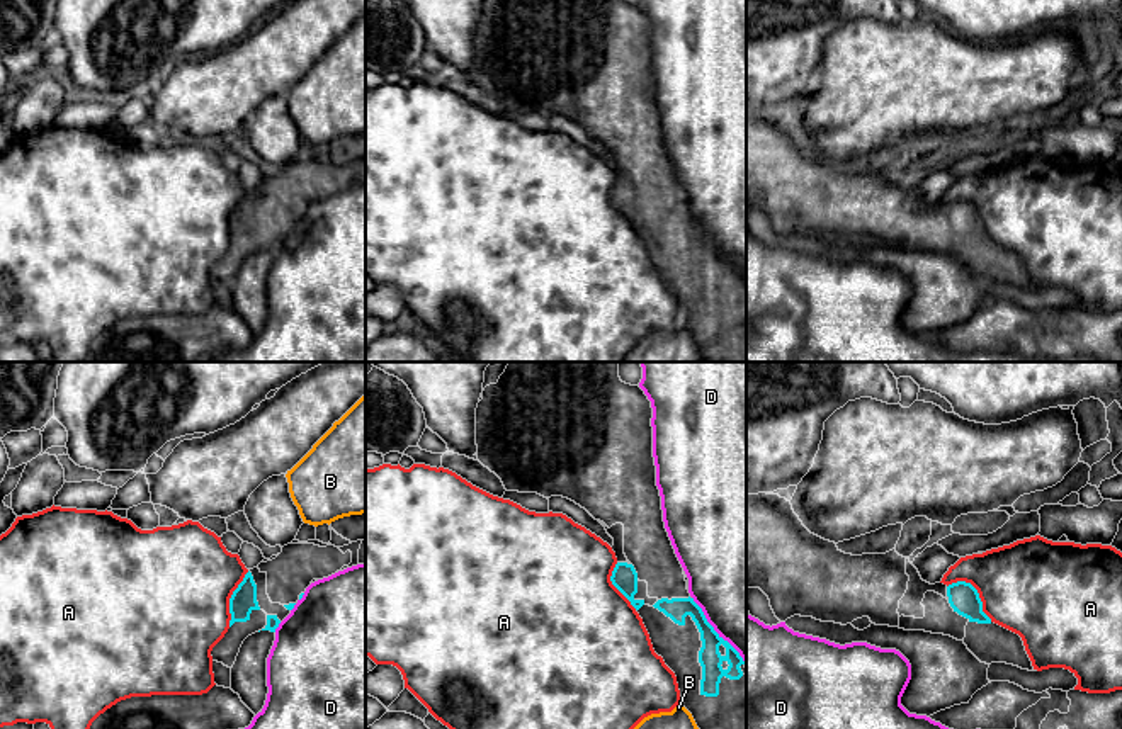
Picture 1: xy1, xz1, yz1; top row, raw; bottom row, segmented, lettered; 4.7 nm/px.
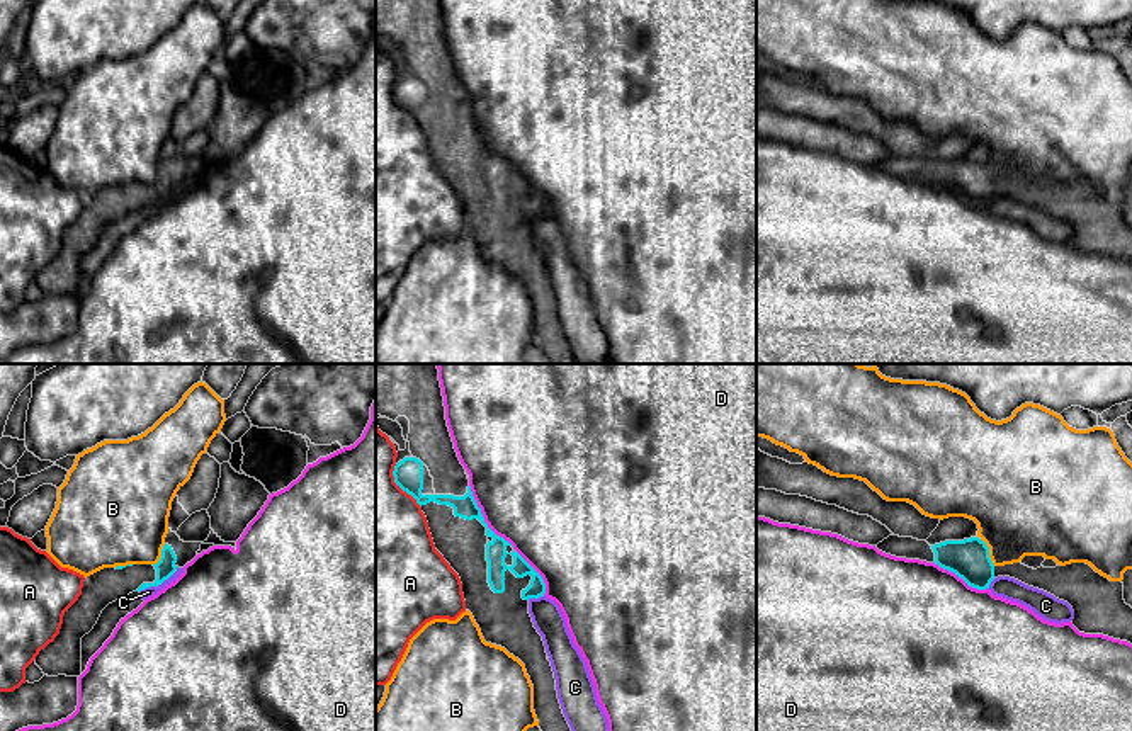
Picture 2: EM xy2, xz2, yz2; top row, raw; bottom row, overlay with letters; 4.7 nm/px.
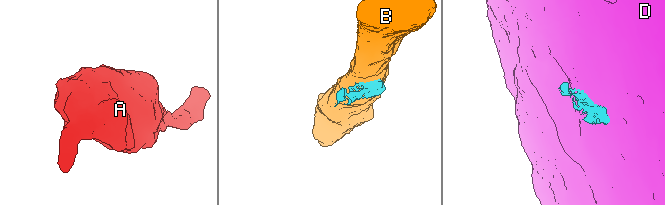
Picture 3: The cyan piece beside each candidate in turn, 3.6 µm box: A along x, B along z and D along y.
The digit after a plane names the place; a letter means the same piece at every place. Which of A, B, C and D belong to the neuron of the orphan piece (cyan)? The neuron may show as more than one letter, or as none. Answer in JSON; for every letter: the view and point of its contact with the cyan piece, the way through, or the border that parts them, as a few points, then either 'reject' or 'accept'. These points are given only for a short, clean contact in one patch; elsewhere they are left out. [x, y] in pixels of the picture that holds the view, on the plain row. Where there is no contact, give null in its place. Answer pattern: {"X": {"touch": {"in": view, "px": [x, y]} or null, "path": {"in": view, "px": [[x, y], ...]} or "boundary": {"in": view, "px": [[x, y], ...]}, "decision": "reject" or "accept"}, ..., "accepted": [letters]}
{"A": {"touch": {"in": "yz1", "px": [976, 211]}, "decision": "reject"}, "B": {"touch": {"in": "yz2", "px": [988, 169]}, "boundary": {"in": "yz2", "px": [[978, 155], [988, 167], [988, 175], [995, 184]]}, "decision": "reject"}, "C": {"touch": {"in": "xy2", "px": [158, 203]}, "boundary": {"in": "xy2", "px": [[177, 186], [160, 203], [145, 206], [140, 211]]}, "decision": "reject"}, "D": {"touch": {"in": "xz2", "px": [502, 157]}, "decision": "reject"}, "accepted": []}

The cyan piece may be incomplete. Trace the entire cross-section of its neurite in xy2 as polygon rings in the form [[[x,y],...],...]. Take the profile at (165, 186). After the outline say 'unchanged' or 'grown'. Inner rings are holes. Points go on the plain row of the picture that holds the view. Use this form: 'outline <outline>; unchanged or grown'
outline [[[165,163],[156,184],[104,187],[85,197],[82,214],[65,231],[59,253],[36,275],[36,284],[48,296],[82,294],[82,257],[97,243],[102,230],[133,211],[158,206],[177,190],[177,175]]]; grown

